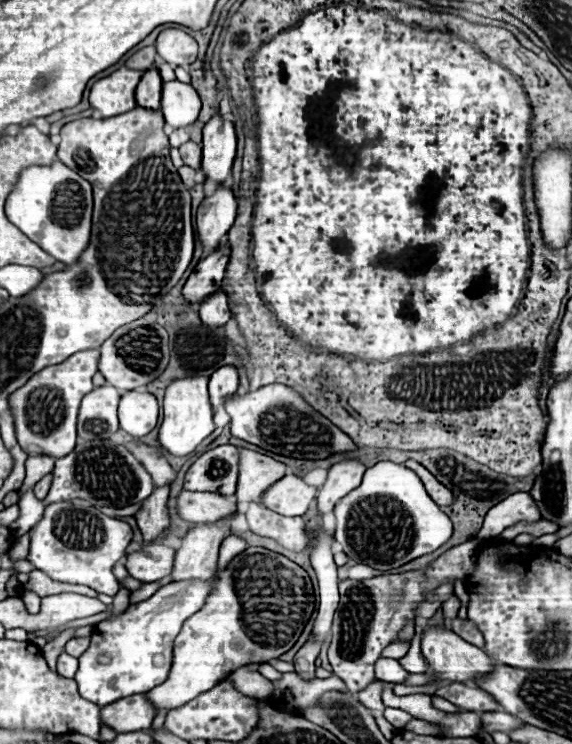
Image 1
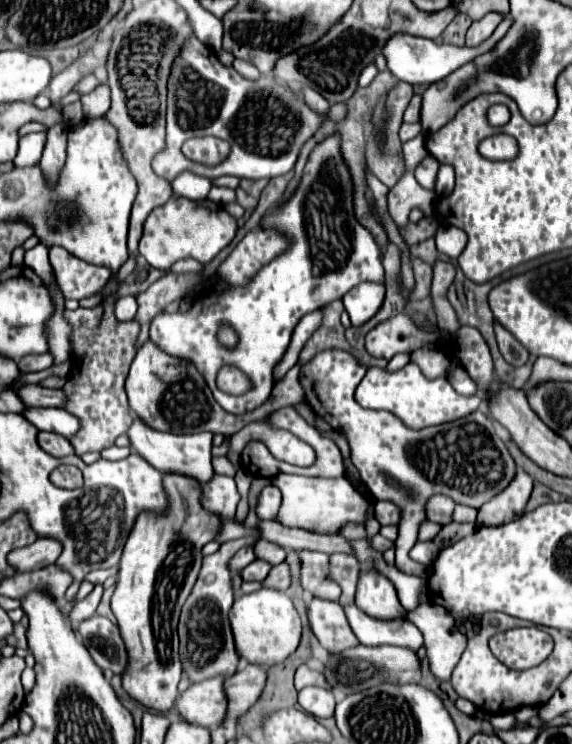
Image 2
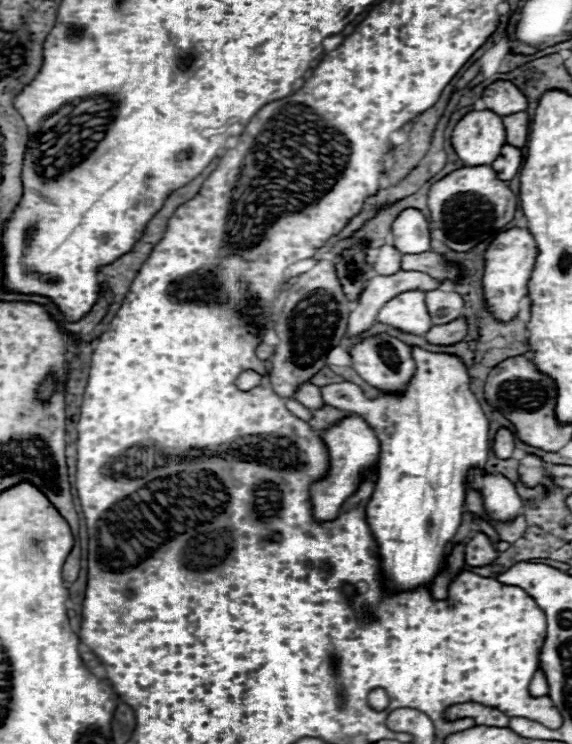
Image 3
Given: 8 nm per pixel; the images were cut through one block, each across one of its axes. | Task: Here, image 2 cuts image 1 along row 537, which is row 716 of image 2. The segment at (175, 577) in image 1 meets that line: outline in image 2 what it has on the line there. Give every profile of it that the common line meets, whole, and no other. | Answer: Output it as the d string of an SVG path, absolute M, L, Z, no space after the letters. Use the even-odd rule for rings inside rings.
M224 676L194 682L184 690L176 702L180 714L190 722L206 728L216 728L224 722L228 712L228 700L224 692Z

